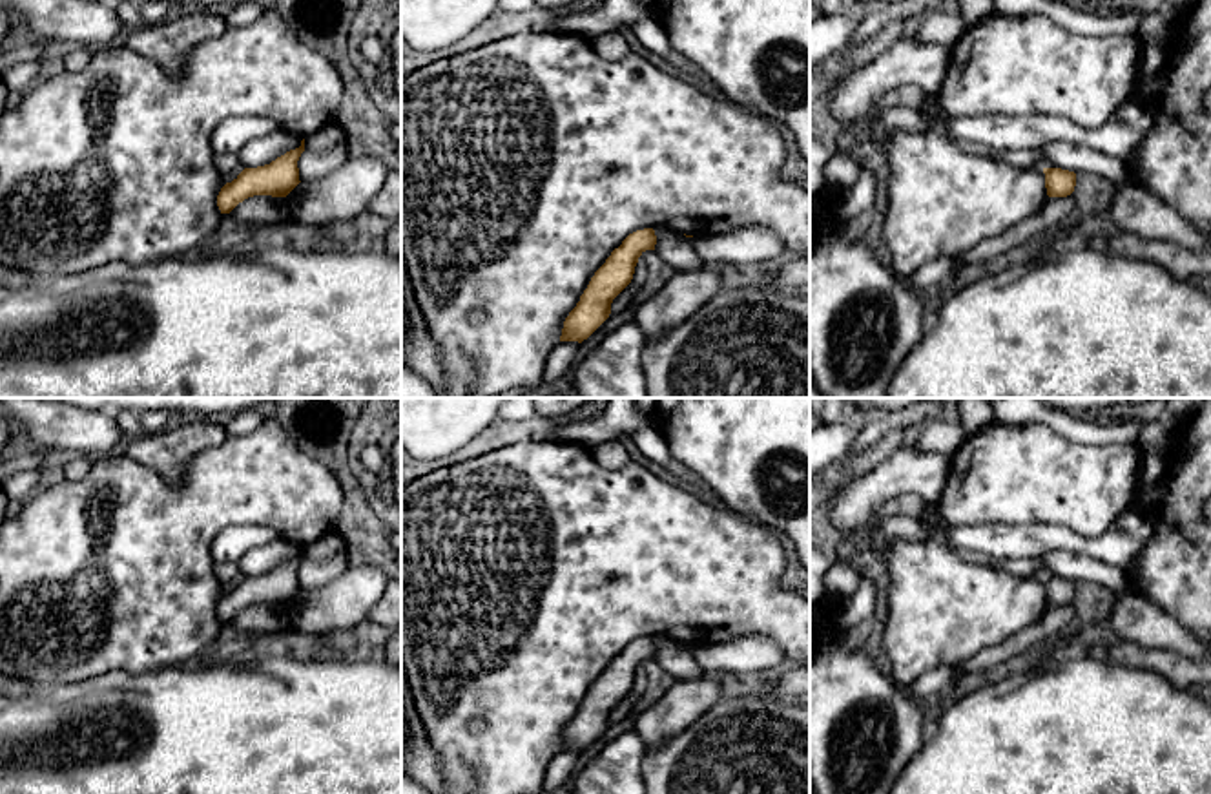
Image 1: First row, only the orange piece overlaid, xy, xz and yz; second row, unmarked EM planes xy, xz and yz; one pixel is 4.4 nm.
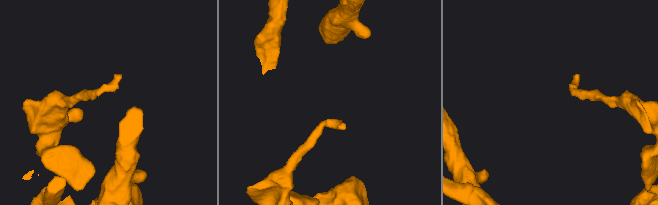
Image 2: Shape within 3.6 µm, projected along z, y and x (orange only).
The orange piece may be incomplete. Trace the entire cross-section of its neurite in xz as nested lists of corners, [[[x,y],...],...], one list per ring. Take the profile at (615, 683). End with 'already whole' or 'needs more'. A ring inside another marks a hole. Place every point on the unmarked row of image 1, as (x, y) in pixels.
[[[653,637],[629,643],[595,681],[576,716],[564,730],[560,750],[587,748],[611,723],[613,708],[631,692],[638,666],[655,659]]] | already whole

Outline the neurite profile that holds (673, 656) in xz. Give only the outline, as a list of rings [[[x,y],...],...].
[[[653,635],[657,644],[655,661],[677,681],[695,681],[706,672],[693,655],[693,646],[686,646],[671,635]]]

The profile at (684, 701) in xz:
[[[715,674],[695,681],[677,681],[635,721],[646,750],[651,752],[666,737],[684,730],[722,697],[720,681]]]

